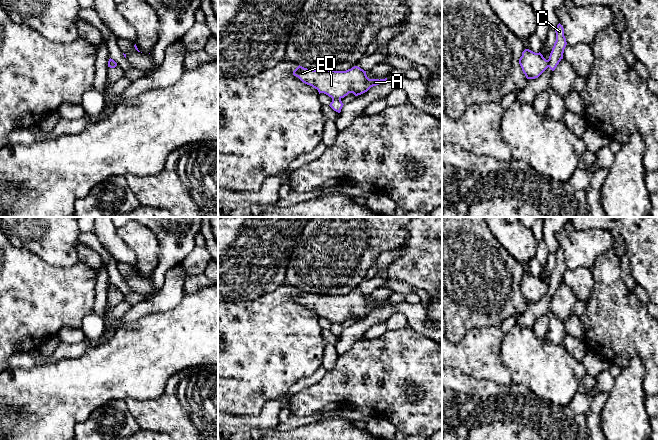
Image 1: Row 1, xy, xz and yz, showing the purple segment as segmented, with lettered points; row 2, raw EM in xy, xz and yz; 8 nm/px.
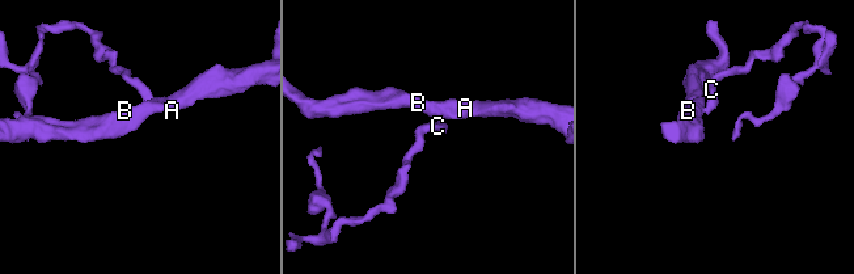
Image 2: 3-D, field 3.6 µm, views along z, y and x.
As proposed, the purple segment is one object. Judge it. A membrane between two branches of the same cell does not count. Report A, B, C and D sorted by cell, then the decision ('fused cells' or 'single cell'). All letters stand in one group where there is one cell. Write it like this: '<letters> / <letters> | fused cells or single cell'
A B D / C | fused cells

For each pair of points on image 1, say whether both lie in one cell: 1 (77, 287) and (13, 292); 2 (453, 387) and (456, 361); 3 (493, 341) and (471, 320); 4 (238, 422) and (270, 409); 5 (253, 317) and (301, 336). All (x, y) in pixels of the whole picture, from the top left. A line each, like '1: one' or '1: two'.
1: one
2: two
3: two
4: one
5: one

